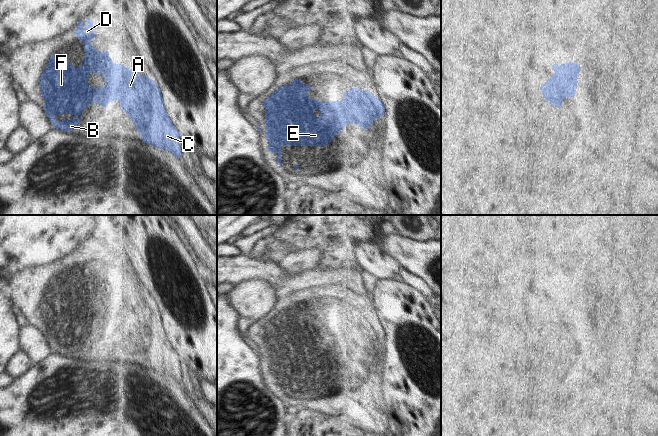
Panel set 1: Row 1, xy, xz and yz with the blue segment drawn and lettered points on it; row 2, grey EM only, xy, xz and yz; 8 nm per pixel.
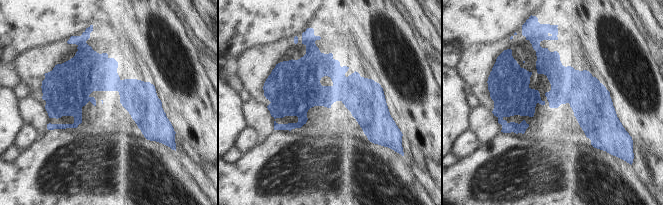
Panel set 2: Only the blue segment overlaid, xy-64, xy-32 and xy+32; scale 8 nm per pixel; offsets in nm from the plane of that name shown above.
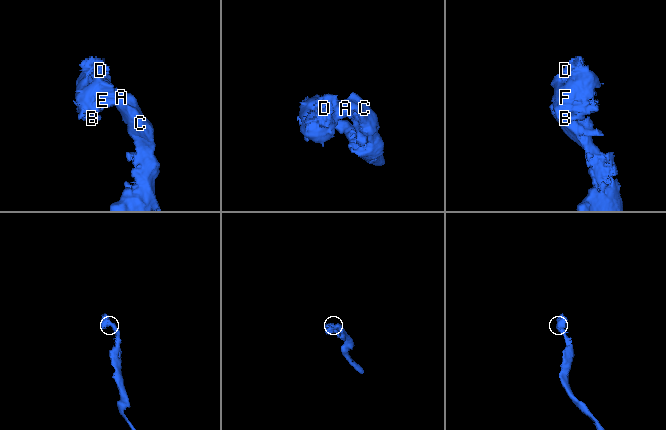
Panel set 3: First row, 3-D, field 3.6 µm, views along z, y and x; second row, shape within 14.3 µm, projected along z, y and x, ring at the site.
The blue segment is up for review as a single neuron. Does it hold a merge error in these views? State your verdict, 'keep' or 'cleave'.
keep

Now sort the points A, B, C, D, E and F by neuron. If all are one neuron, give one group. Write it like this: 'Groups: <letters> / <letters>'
Groups: A B C D E F

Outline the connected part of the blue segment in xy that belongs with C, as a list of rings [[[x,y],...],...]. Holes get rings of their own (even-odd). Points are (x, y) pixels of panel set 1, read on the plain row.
[[[90,242],[85,245],[88,250],[78,246],[74,254],[83,267],[84,288],[75,292],[64,280],[54,279],[39,302],[49,346],[59,355],[73,355],[82,344],[82,335],[90,328],[98,327],[107,332],[110,326],[117,324],[144,367],[181,382],[181,360],[167,339],[158,309],[148,299],[140,299],[135,292],[114,288],[108,275],[97,275],[91,269],[91,264],[97,261],[93,257],[93,245]],[[91,296],[101,298],[106,309],[90,310],[88,302]],[[61,338],[74,341],[57,345],[54,340]]]

